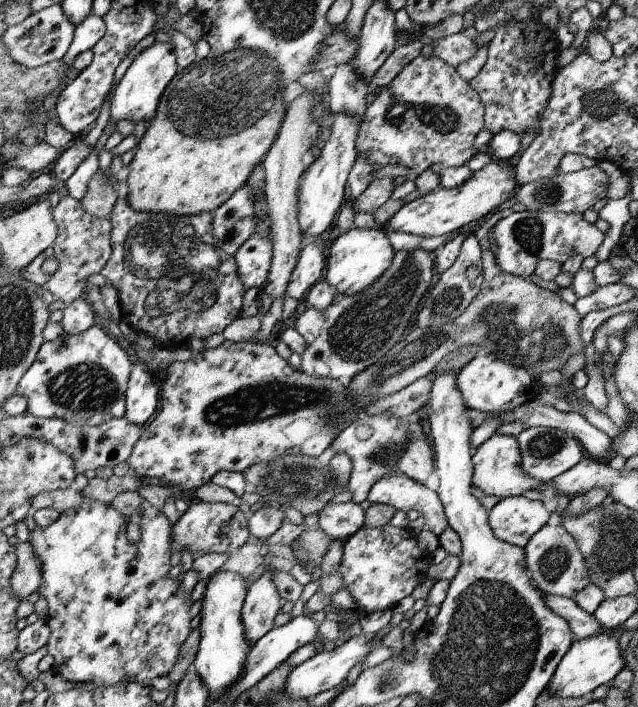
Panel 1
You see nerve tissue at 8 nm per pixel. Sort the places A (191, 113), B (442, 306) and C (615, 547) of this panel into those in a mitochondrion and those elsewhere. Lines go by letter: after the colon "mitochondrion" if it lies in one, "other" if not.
A: mitochondrion
B: mitochondrion
C: mitochondrion

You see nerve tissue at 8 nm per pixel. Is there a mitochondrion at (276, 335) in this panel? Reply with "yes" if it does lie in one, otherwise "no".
no

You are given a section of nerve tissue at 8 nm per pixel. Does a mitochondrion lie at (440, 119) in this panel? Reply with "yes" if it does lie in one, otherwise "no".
yes

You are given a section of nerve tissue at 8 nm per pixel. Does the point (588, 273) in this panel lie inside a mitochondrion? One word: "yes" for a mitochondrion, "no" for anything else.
no

